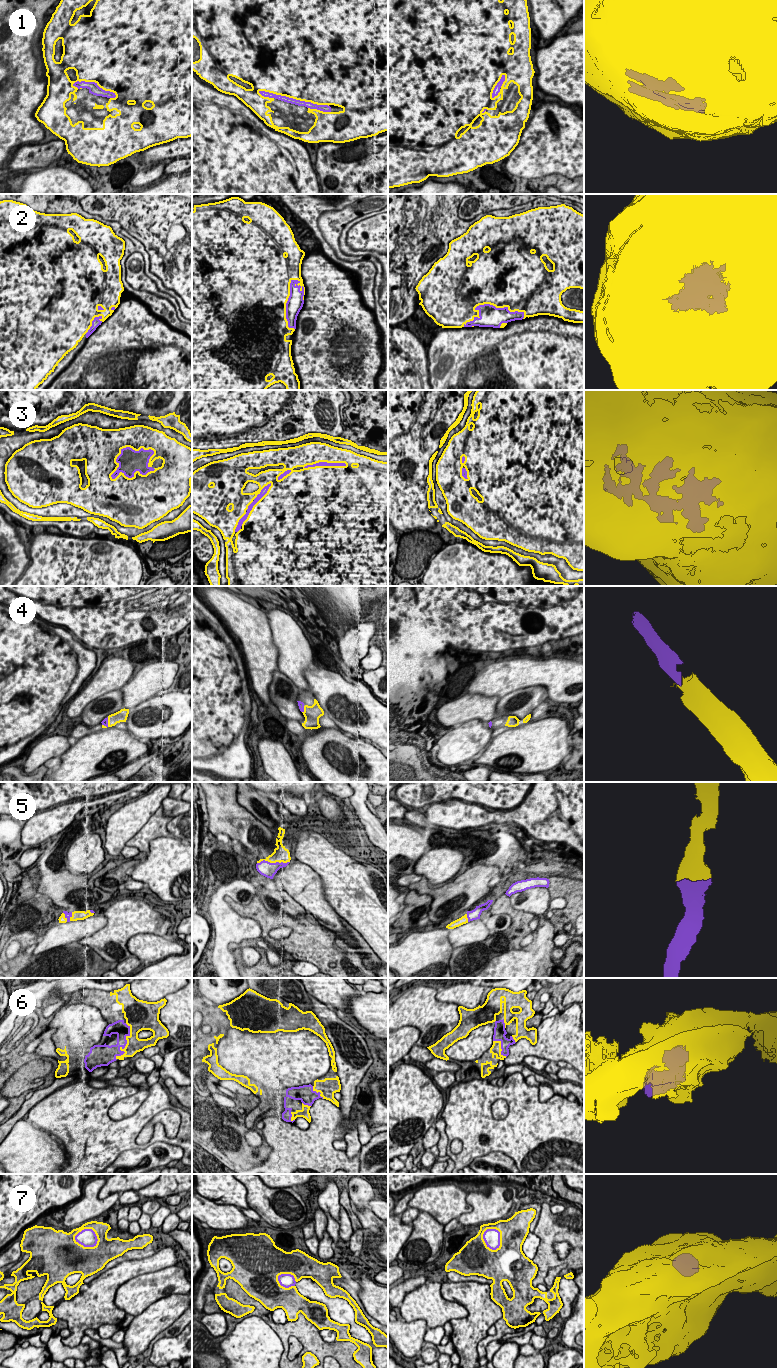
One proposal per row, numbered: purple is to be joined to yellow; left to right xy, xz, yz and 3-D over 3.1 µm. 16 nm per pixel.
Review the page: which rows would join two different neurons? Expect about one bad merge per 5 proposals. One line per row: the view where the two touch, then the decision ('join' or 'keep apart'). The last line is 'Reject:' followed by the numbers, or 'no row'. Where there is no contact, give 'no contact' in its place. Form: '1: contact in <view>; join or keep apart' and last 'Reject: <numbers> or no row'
1: contact in xz; join
2: contact in xz; join
3: contact in xy; join
4: contact in xy; join
5: contact in xz; join
6: contact in xy; join
7: contact in xy; keep apart
Reject: 7

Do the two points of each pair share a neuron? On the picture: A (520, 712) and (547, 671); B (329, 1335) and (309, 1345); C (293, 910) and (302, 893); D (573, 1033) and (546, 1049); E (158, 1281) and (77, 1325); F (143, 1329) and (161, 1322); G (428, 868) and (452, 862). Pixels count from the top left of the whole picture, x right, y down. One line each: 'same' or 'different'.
A: different
B: different
C: different
D: same
E: different
F: same
G: same

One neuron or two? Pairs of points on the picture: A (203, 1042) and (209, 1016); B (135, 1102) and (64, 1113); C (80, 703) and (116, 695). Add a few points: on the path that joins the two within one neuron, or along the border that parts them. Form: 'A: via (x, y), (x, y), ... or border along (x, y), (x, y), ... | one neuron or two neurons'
A: via (210, 1036), (214, 1032), (214, 1023) | one neuron
B: border along (132, 1094), (109, 1109), (112, 1120) | two neurons
C: border along (113, 690), (93, 699), (80, 715) | two neurons

